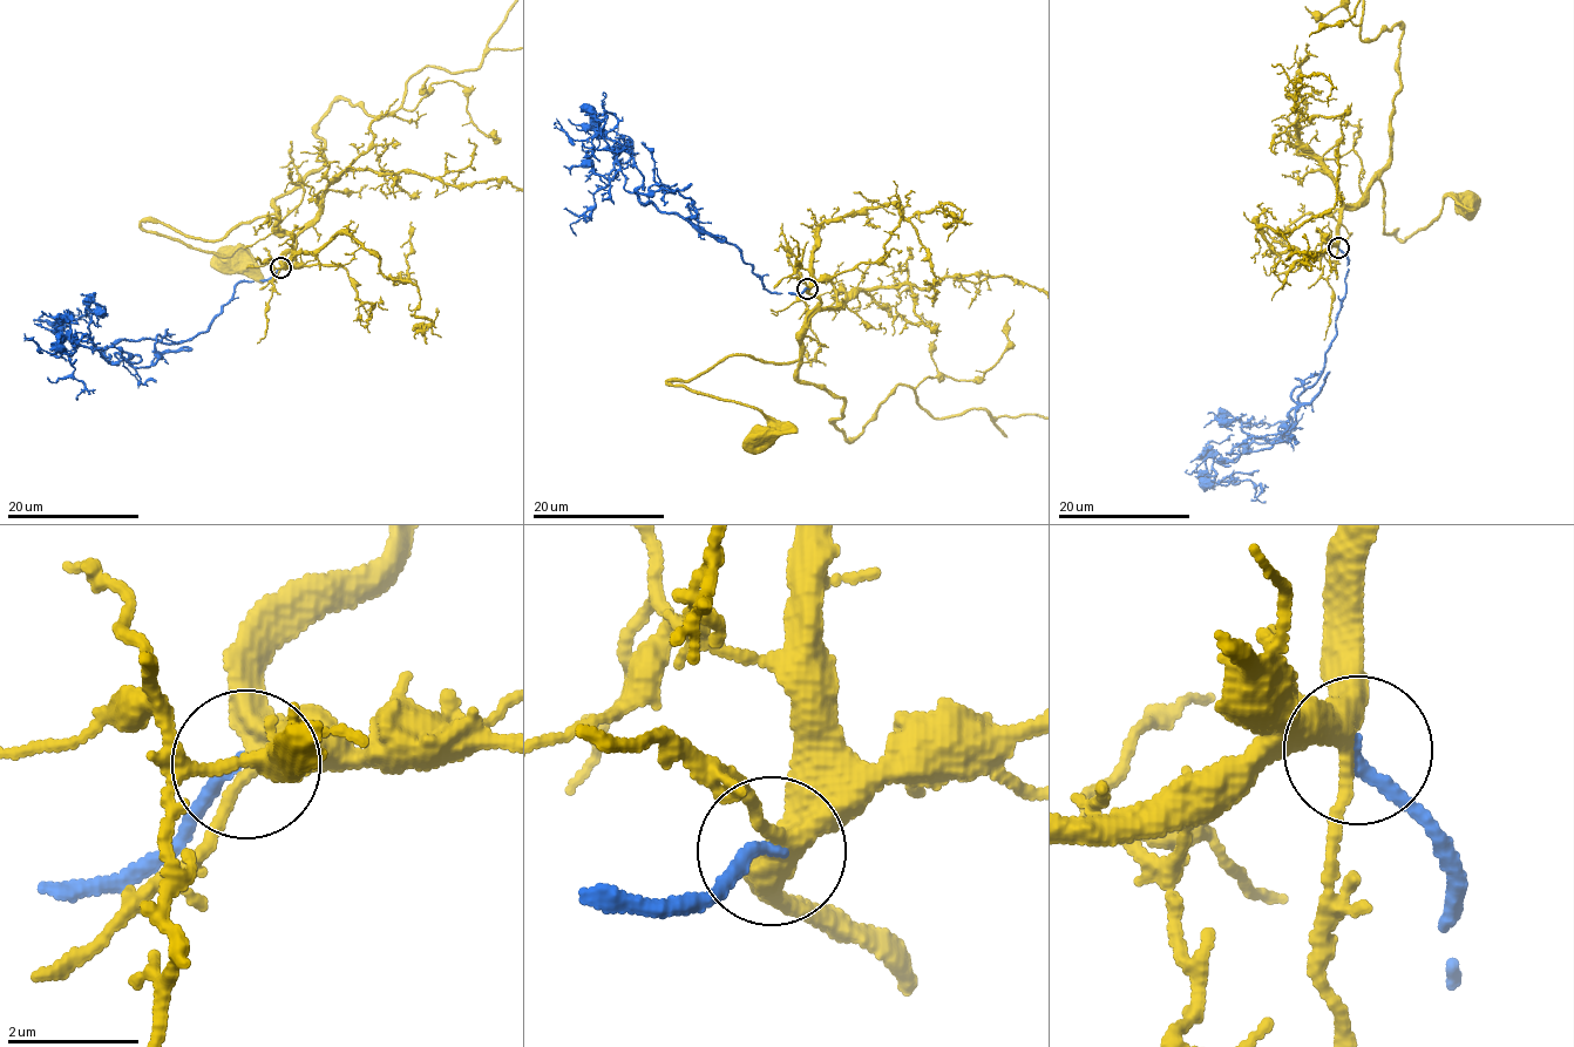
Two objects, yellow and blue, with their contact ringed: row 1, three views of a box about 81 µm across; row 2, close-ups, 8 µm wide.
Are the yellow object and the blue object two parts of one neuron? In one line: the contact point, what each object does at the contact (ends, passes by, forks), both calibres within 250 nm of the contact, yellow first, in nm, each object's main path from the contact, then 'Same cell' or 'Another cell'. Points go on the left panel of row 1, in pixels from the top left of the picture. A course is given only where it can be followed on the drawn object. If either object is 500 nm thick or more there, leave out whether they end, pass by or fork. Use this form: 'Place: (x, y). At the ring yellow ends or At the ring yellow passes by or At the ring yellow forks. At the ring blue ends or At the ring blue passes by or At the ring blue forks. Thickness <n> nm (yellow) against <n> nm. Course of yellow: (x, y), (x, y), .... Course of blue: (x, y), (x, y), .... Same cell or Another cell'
Place: (280, 267). At the ring yellow forks. At the ring blue ends. Thickness 360 nm (yellow) against 200 nm. Course of yellow: (280, 267), (294, 238), (273, 213), (238, 222), (219, 239), (141, 224), (225, 256), (238, 245), (229, 262). Course of blue: (280, 267), (243, 280), (209, 328), (178, 341), (115, 340), (108, 360), (69, 333), (75, 398). Another cell

